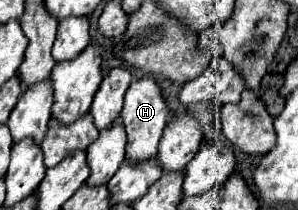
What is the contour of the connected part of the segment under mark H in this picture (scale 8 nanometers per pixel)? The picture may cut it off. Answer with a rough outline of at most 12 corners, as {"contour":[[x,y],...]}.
{"contour":[[154,77],[130,83],[128,159],[156,157],[170,107]]}

